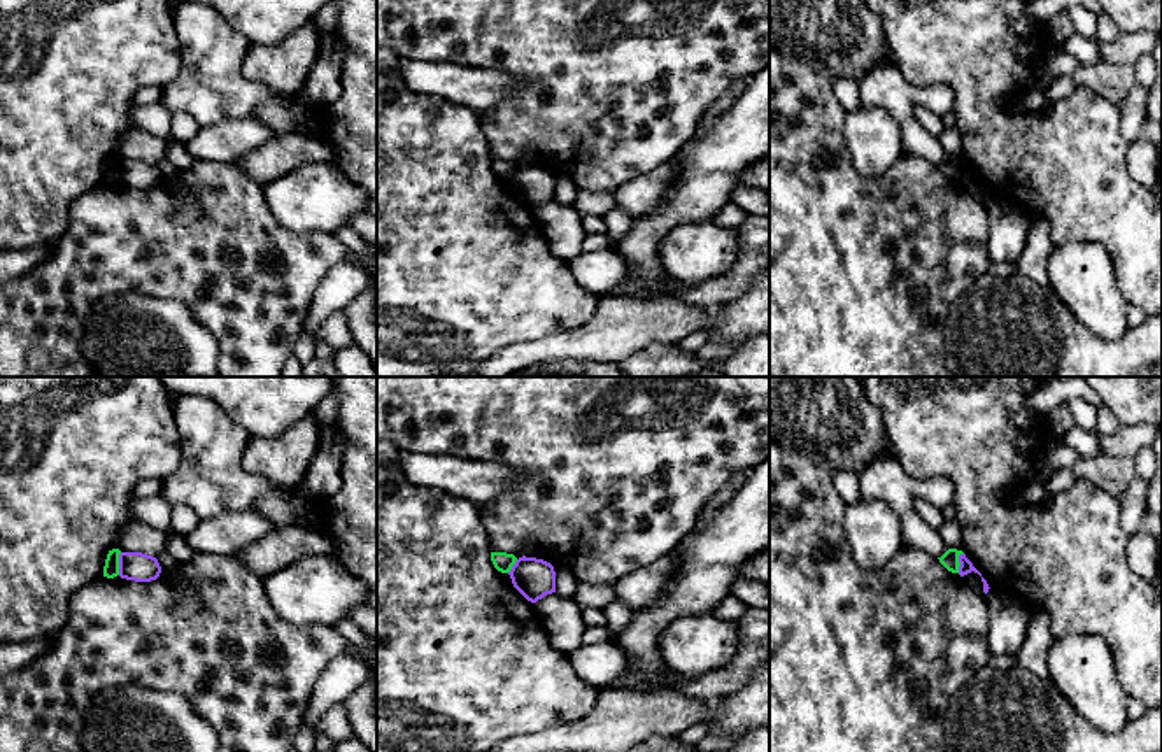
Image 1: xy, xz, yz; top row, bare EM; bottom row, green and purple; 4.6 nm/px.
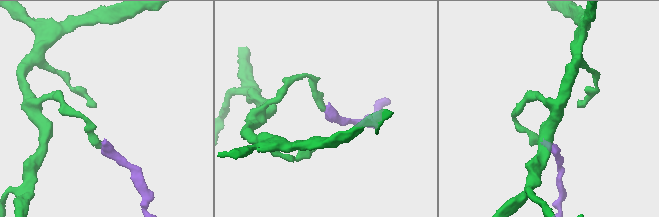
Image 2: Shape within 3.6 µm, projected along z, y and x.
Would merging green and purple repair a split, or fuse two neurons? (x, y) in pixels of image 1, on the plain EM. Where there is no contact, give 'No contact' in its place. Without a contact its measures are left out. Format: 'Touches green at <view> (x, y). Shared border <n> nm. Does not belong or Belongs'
Touches green at xy (118, 170). Shared border 110 nm. Does not belong

